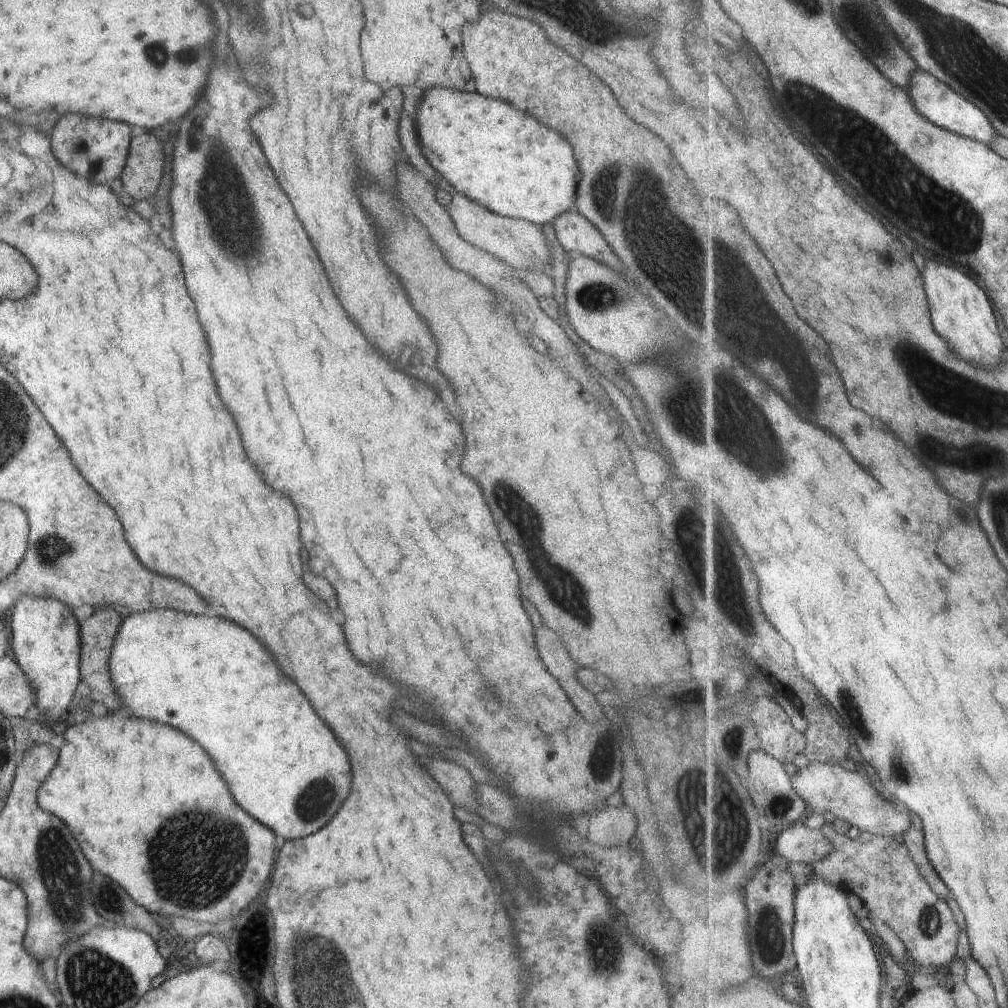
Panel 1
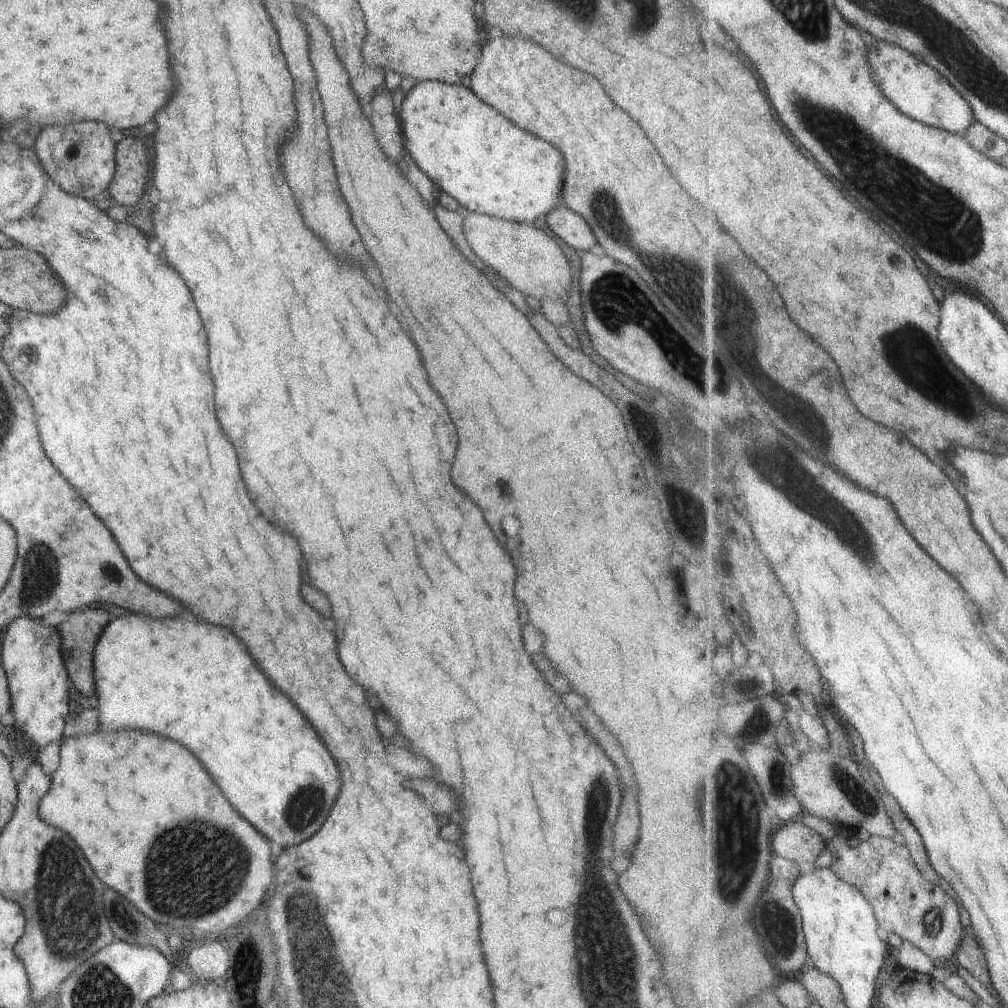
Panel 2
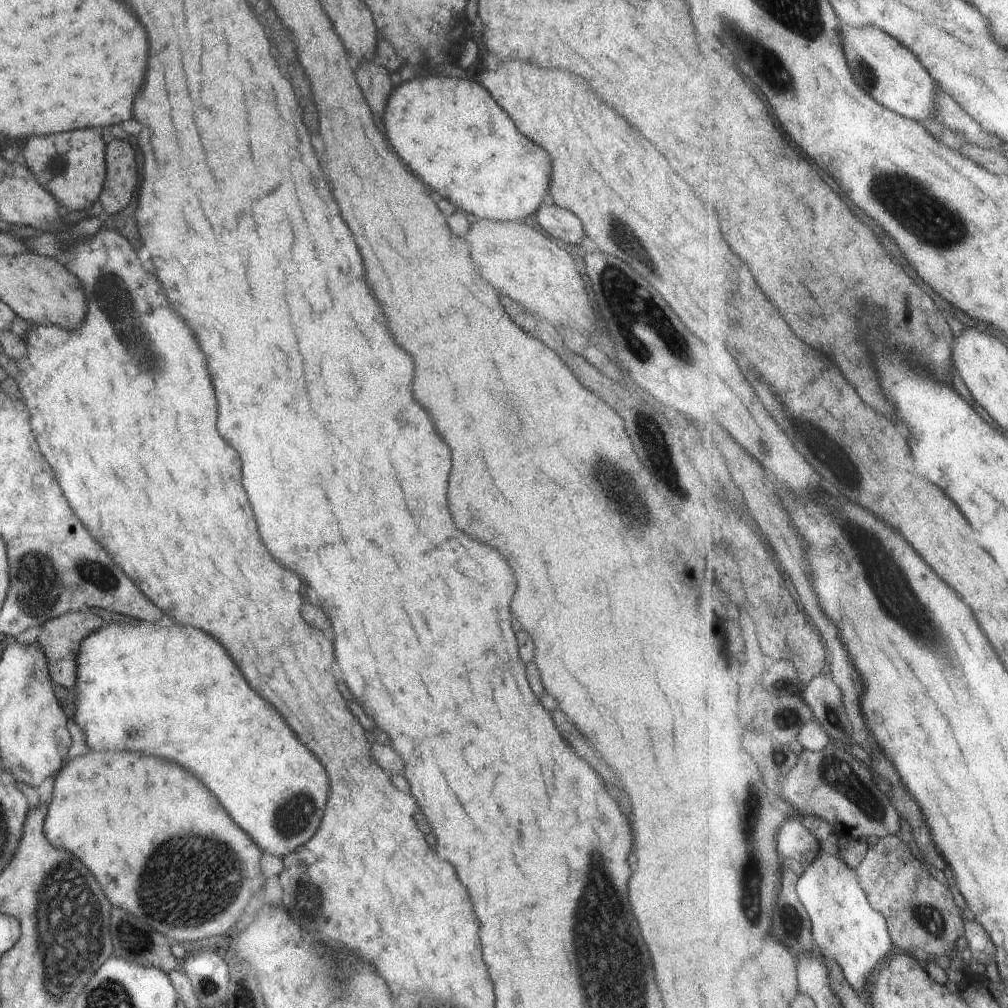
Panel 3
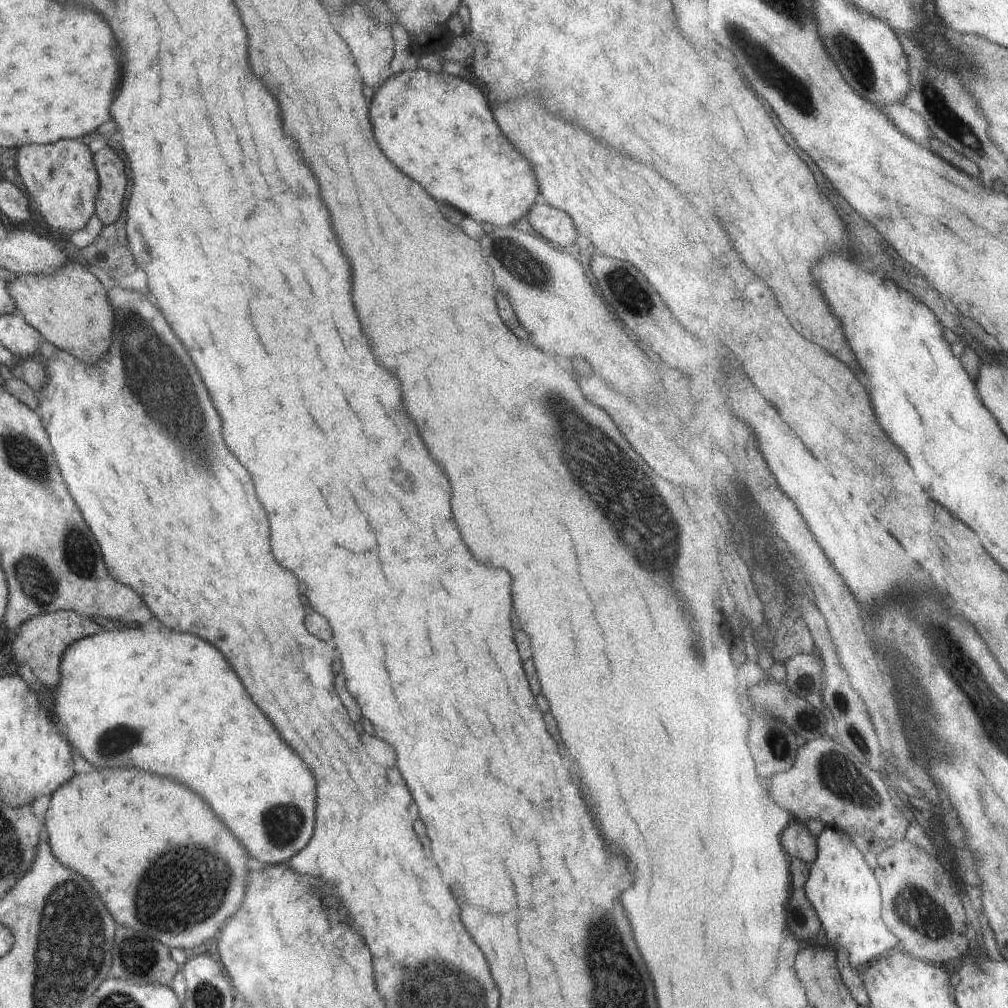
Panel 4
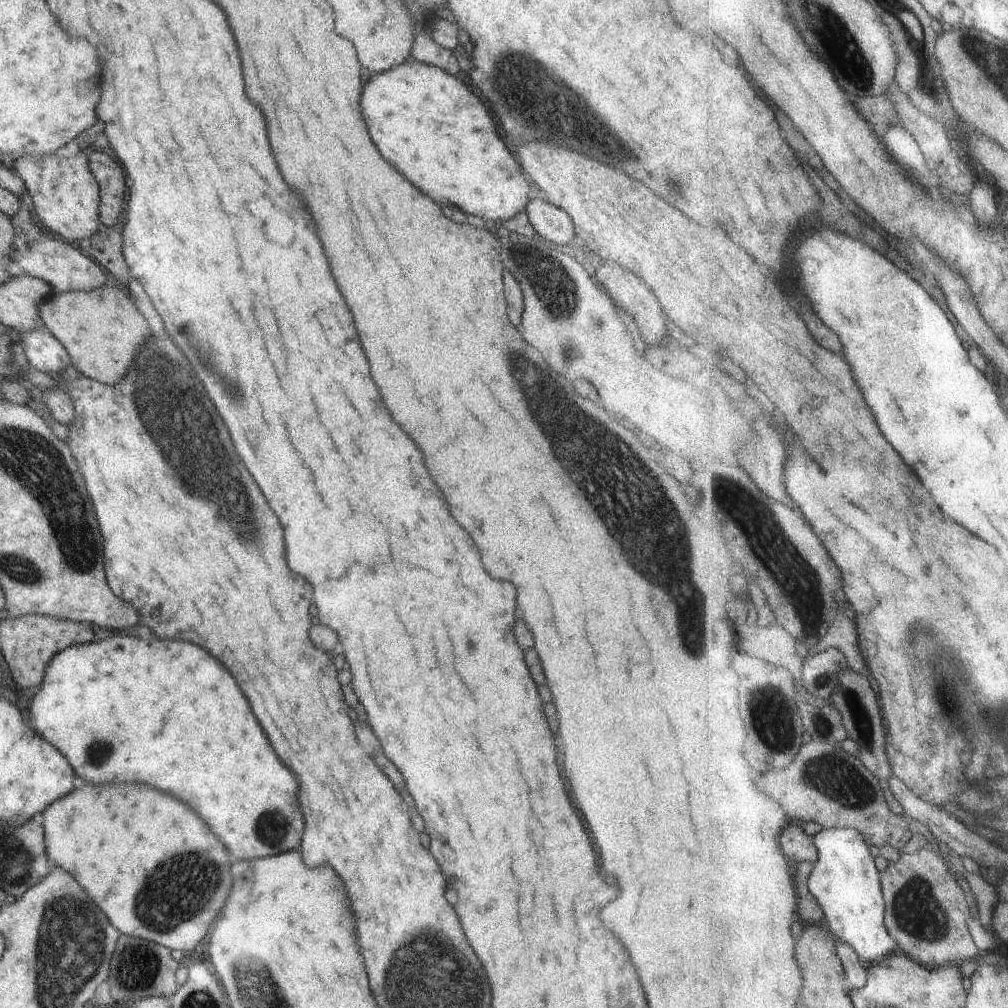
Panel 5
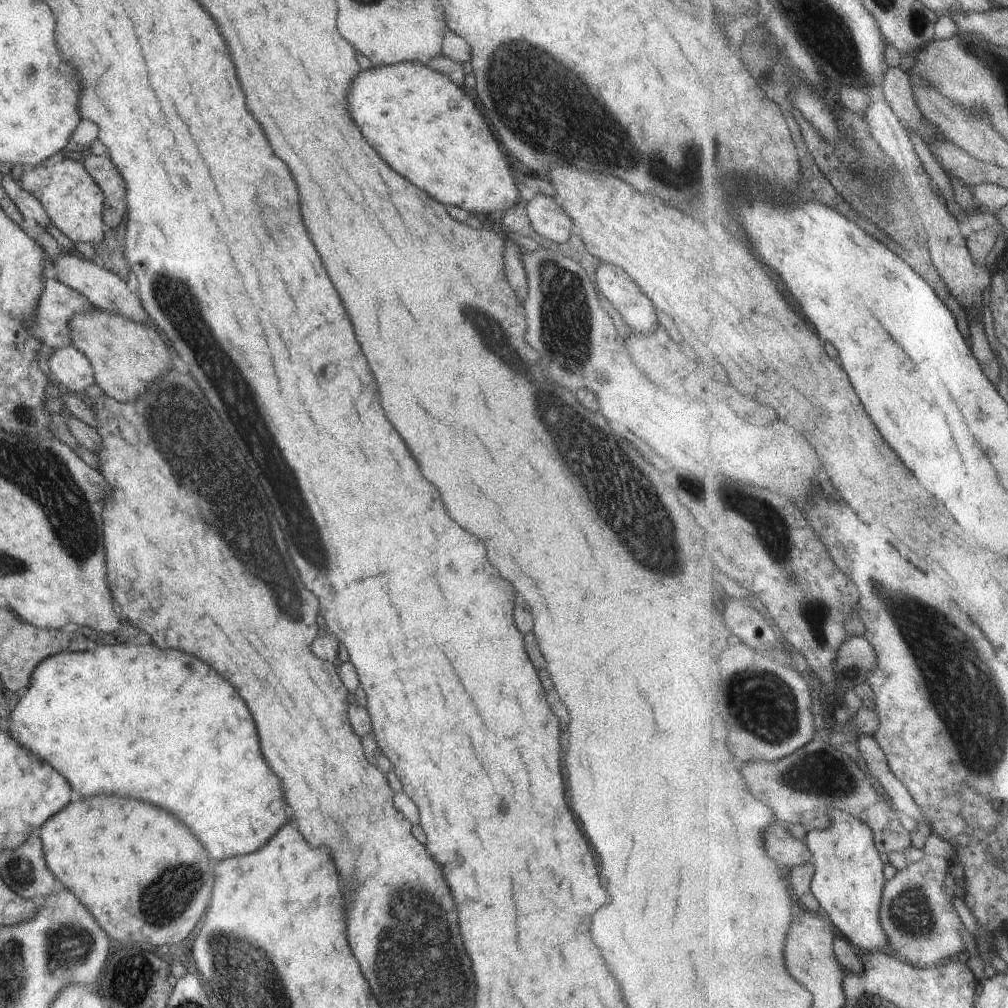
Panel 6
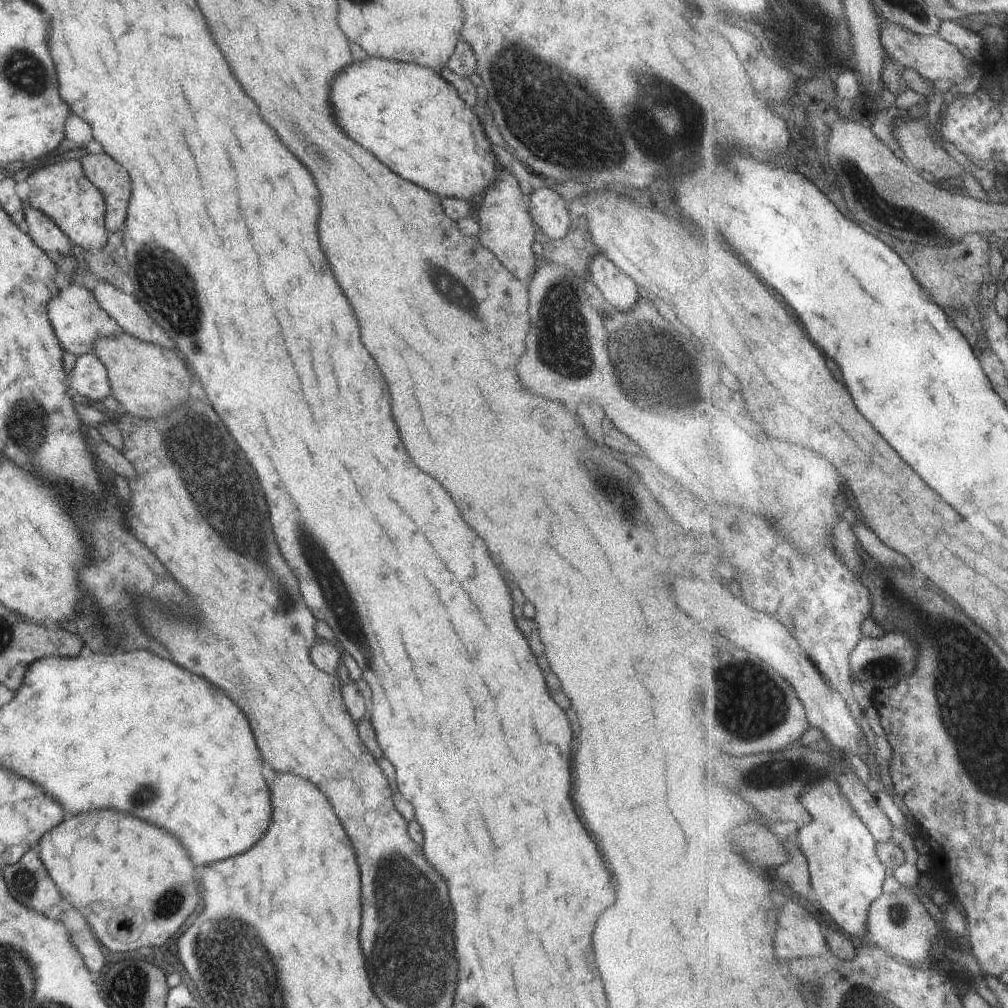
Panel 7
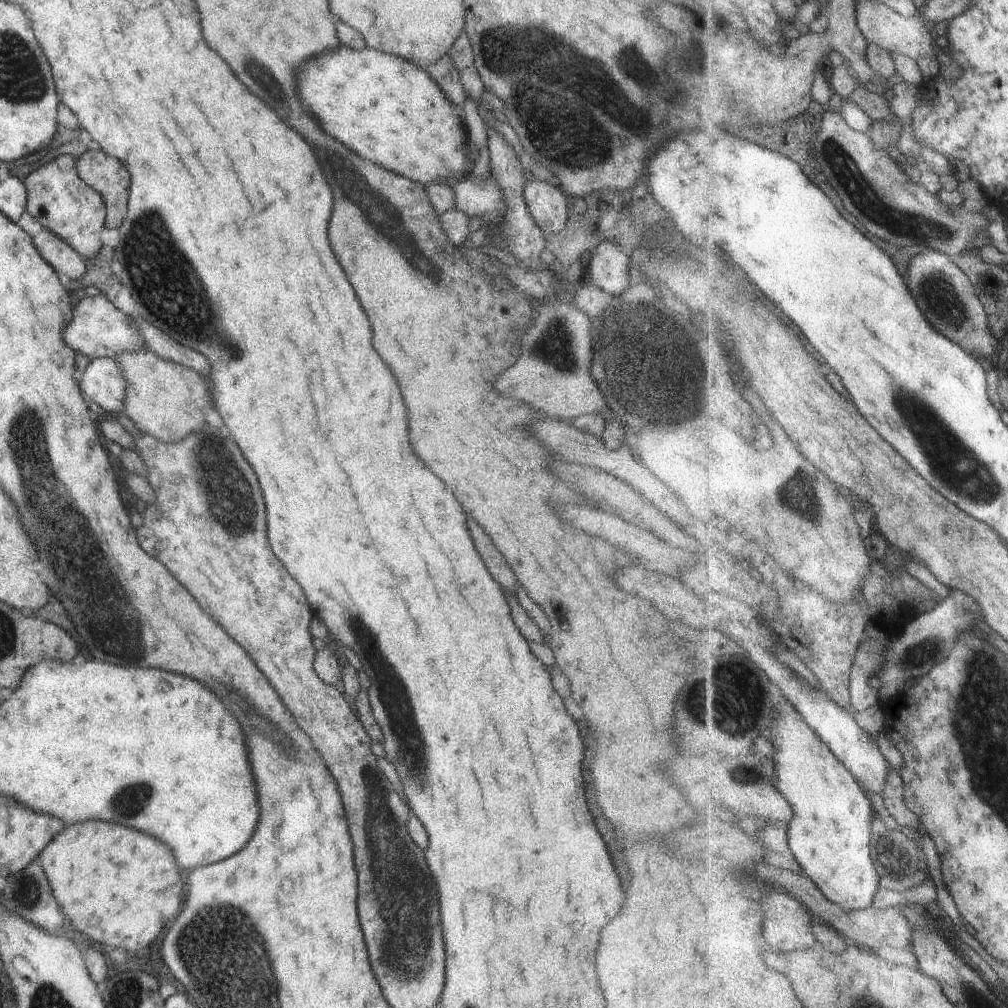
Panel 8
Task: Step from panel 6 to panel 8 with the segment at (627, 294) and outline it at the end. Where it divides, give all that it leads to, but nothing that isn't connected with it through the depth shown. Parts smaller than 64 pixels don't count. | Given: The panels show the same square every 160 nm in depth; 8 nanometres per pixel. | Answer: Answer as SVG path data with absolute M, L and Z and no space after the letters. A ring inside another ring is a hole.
M602 240L586 258L592 283L610 294L619 295L629 286L630 259L623 245Z

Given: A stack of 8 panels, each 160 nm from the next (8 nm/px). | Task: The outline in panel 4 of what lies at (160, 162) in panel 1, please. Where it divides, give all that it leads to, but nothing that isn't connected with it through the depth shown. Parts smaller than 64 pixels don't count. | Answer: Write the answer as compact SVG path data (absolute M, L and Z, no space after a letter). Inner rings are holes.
M108 146L96 152L93 162L99 175L99 194L96 198L95 214L102 225L114 224L122 214L124 192L128 188L124 162Z

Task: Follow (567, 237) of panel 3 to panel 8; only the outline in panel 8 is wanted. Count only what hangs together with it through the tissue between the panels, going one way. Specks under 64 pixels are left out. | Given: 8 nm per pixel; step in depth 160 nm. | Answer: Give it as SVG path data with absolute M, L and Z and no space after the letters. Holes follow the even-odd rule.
M535 178L525 183L523 195L530 214L544 234L561 235L570 222L566 193L546 181Z

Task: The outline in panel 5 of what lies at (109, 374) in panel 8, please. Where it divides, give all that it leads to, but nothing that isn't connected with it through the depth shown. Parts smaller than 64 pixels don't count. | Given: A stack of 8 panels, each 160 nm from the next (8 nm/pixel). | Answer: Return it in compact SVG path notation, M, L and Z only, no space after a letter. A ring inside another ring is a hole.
M40 326L28 334L20 334L20 344L26 352L31 367L60 379L59 374L70 366L71 360L68 352L60 346L58 340Z

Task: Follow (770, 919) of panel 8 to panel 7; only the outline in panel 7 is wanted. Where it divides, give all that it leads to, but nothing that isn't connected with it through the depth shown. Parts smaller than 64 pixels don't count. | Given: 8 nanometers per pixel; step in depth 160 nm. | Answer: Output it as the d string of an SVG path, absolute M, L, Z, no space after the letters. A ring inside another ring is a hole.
M790 900L782 908L776 950L780 960L822 956L830 951L829 938L826 929L804 906Z

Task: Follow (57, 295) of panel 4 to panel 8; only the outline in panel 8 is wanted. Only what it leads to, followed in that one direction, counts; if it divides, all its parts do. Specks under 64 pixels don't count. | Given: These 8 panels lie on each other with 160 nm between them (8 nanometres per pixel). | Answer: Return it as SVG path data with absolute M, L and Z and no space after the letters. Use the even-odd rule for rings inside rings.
M152 351L124 353L116 360L125 378L127 388L125 411L135 424L136 432L144 432L165 443L182 441L207 424L204 411L212 403L208 380L196 371L162 360Z

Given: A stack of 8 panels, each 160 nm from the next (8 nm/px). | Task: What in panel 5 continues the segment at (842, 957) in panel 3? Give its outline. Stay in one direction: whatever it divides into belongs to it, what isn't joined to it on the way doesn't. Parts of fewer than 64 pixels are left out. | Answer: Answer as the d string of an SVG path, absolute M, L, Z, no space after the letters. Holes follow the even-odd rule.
M860 829L822 830L816 835L820 862L809 880L809 887L826 910L834 934L848 940L864 960L878 960L892 954L898 944L886 928L886 900L881 870L865 834Z

